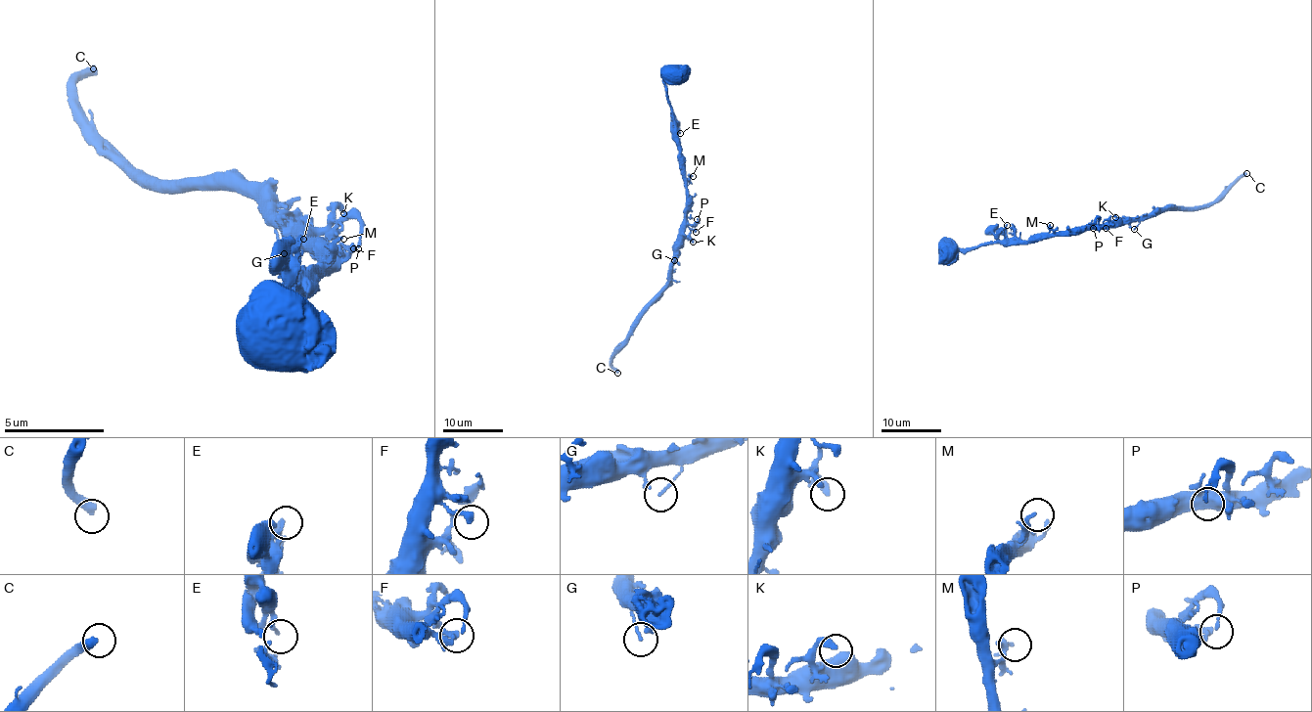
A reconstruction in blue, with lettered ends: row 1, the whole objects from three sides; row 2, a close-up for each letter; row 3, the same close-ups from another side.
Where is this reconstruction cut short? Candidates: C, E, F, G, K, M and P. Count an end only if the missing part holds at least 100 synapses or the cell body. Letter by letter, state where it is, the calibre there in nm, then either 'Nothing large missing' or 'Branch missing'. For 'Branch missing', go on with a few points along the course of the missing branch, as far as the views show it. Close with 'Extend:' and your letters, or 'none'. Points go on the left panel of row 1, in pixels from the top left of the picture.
C: Place: (93, 68). Thickness 400 nm. Branch missing
E: Place: (303, 239). Thickness 160 nm. Nothing large missing
F: Place: (353, 248). Thickness 280 nm. Nothing large missing
G: Place: (284, 253). Thickness 90 nm. Nothing large missing
K: Place: (343, 213). Thickness 300 nm. Nothing large missing
M: Place: (343, 239). Thickness 240 nm. Nothing large missing
P: Place: (358, 248). Thickness 90 nm. Nothing large missing
Extend: C

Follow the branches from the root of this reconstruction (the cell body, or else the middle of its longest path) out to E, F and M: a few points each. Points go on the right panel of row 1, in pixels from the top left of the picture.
E: (947, 250), (970, 248), (995, 242), (1007, 225)
F: (947, 250), (970, 248), (984, 243), (1036, 242), (1054, 235), (1079, 234), (1090, 228), (1106, 228)
M: (947, 250), (970, 248), (984, 243), (1036, 242), (1047, 239), (1054, 231), (1050, 225)

